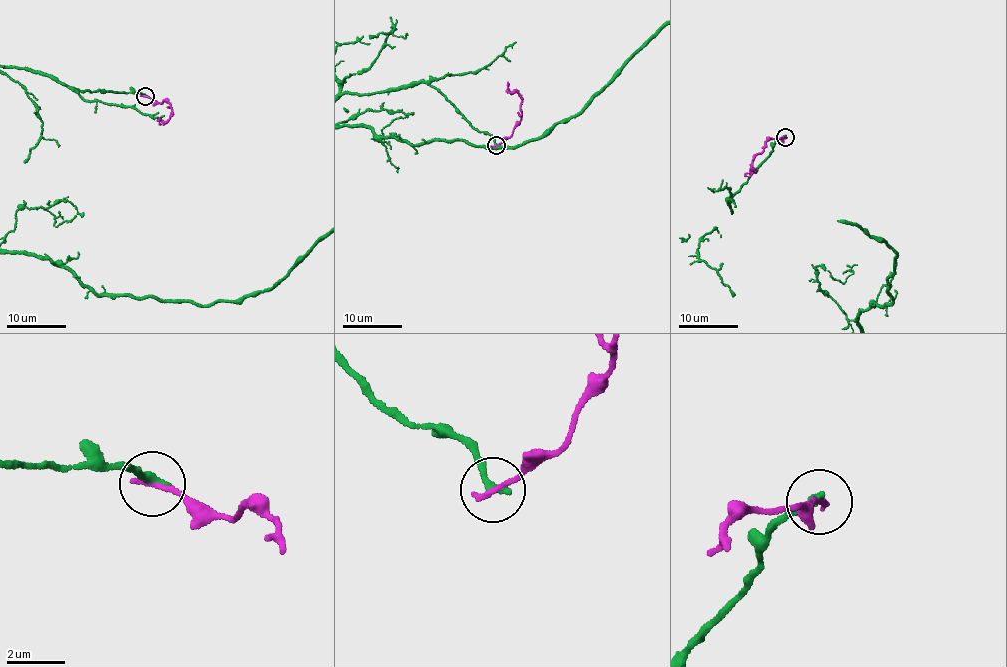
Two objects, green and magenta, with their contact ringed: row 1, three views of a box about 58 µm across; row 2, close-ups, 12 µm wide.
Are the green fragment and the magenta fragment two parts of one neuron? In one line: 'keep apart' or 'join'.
keep apart

